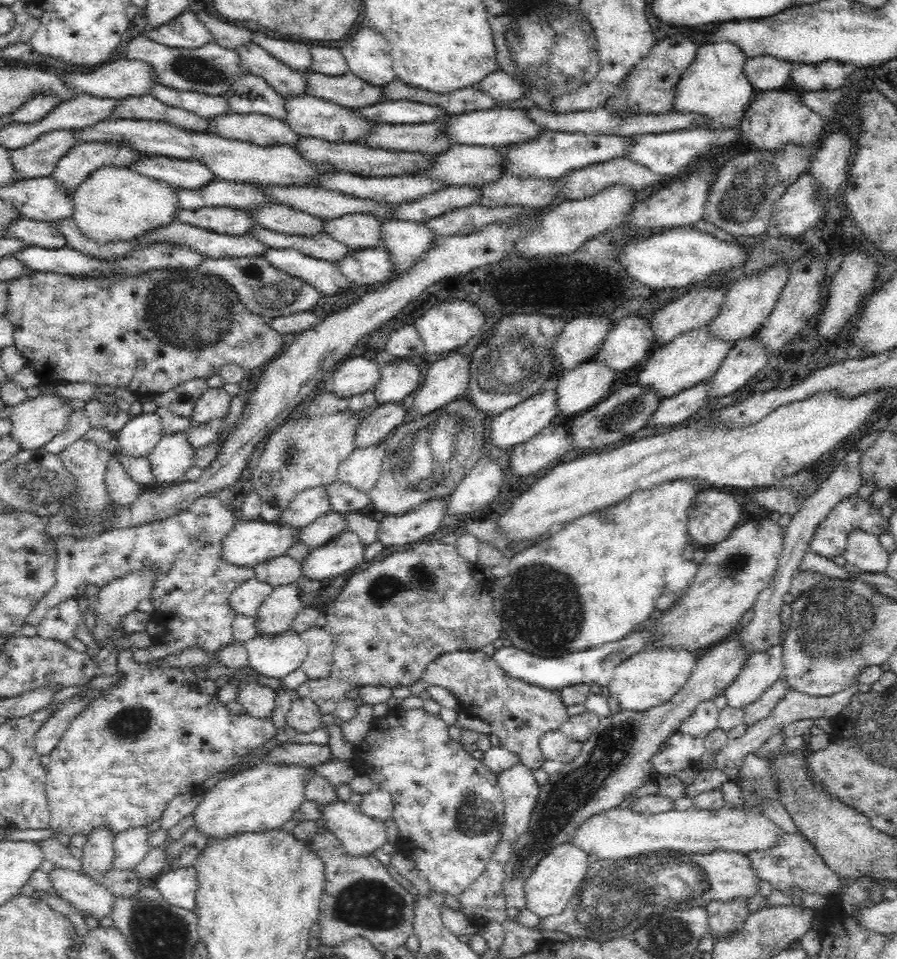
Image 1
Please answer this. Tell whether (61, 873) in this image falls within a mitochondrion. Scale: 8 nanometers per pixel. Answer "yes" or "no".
no

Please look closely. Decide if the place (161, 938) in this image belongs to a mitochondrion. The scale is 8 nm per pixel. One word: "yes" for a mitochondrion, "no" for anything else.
yes

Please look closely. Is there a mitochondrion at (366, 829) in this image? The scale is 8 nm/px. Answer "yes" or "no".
no

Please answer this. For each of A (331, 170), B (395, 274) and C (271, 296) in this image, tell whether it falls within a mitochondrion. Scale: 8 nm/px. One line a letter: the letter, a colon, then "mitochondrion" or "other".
A: other
B: other
C: mitochondrion

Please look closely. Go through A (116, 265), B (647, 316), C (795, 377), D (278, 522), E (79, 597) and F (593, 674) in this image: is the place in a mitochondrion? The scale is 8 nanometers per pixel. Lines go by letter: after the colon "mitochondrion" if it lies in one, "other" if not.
A: other
B: other
C: other
D: other
E: other
F: other

